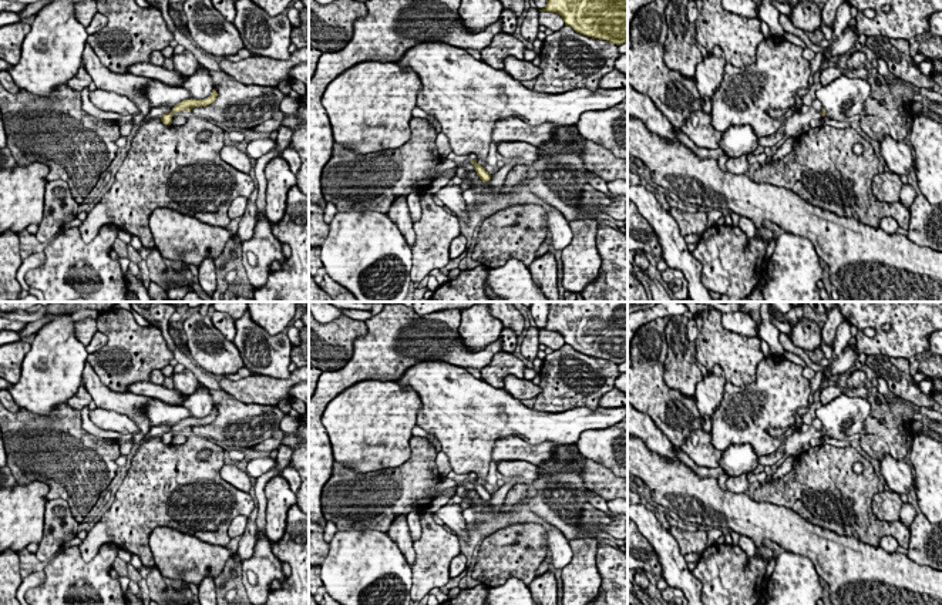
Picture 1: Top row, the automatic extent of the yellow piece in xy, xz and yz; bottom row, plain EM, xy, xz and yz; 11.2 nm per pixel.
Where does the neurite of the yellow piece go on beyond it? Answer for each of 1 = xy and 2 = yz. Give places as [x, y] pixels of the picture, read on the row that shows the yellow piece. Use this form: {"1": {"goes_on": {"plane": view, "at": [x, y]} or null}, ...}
{"1": {"goes_on": null}, "2": {"goes_on": null}}

